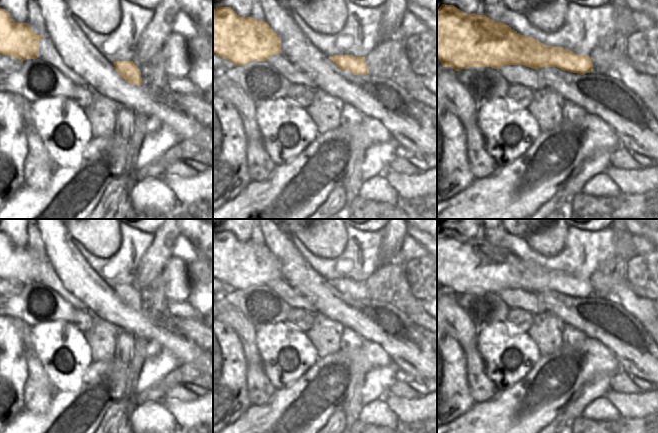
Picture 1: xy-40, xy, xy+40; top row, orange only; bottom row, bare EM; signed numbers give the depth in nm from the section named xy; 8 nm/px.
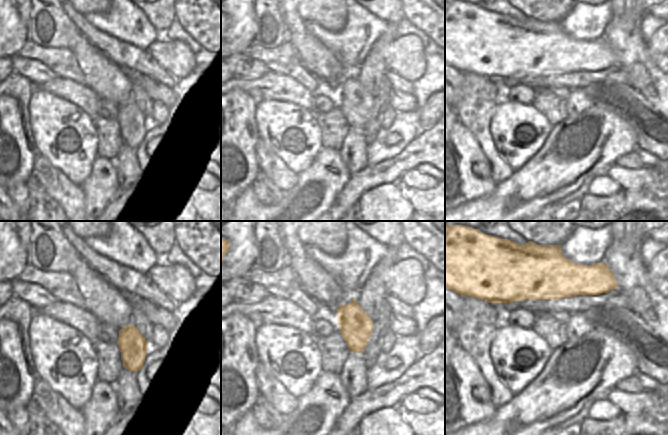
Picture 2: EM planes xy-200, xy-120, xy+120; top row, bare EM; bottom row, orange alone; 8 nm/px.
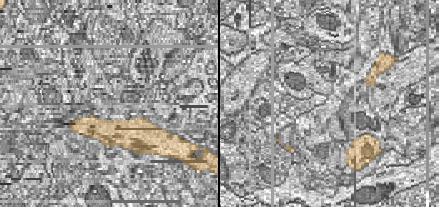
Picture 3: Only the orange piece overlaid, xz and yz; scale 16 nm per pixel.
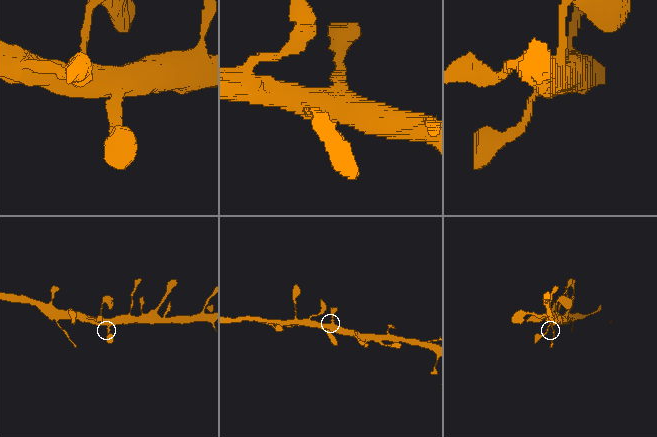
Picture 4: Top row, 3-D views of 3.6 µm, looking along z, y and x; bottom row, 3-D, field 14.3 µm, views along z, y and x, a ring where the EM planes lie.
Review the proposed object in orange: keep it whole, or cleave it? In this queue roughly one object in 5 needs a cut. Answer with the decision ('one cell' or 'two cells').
one cell

